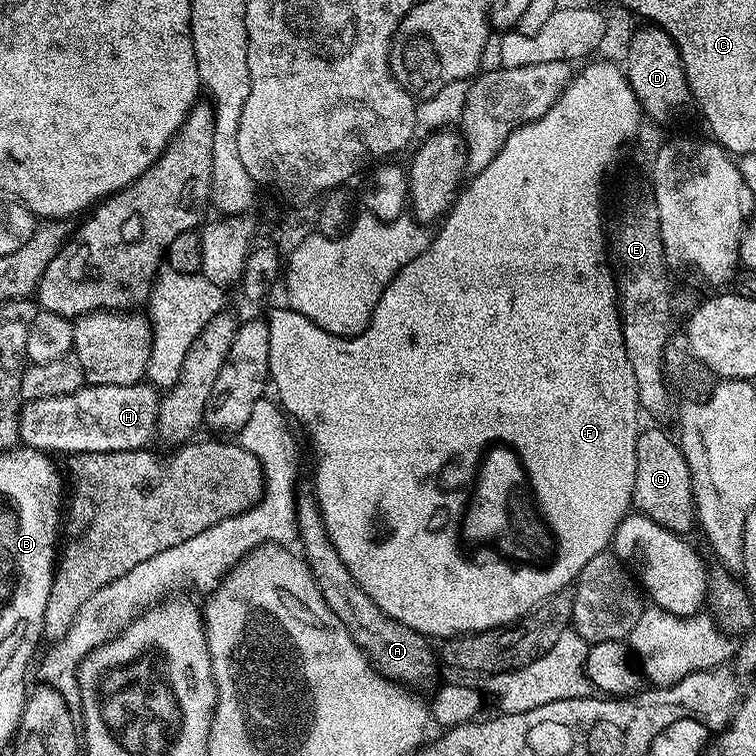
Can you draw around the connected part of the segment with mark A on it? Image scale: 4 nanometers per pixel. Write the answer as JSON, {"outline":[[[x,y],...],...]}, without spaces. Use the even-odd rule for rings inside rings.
{"outline":[[[297,495],[296,530],[298,544],[304,547],[302,559],[307,564],[322,598],[326,598],[326,606],[334,610],[338,622],[346,626],[350,638],[354,638],[356,645],[388,679],[405,686],[416,686],[412,684],[422,683],[435,670],[436,664],[438,665],[437,653],[428,645],[431,644],[429,637],[423,636],[417,629],[390,618],[390,614],[386,614],[382,606],[378,606],[376,600],[370,598],[366,590],[362,590],[354,574],[350,574],[346,562],[342,562],[338,550],[334,550],[334,542],[330,542],[315,495]]]}

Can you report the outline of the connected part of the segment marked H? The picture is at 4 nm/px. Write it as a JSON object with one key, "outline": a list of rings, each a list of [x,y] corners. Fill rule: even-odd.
{"outline":[[[151,383],[134,384],[88,384],[65,396],[46,396],[27,401],[19,409],[20,440],[27,447],[37,448],[40,452],[75,454],[77,452],[125,452],[135,448],[143,449],[157,435],[156,419],[159,414],[161,393]]]}

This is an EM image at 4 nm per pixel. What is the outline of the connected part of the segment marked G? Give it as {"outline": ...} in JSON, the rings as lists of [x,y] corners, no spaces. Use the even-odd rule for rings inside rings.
{"outline":[[[645,427],[636,439],[636,473],[632,508],[650,517],[671,532],[688,534],[697,523],[696,503],[692,497],[692,479],[679,443],[660,428]]]}

